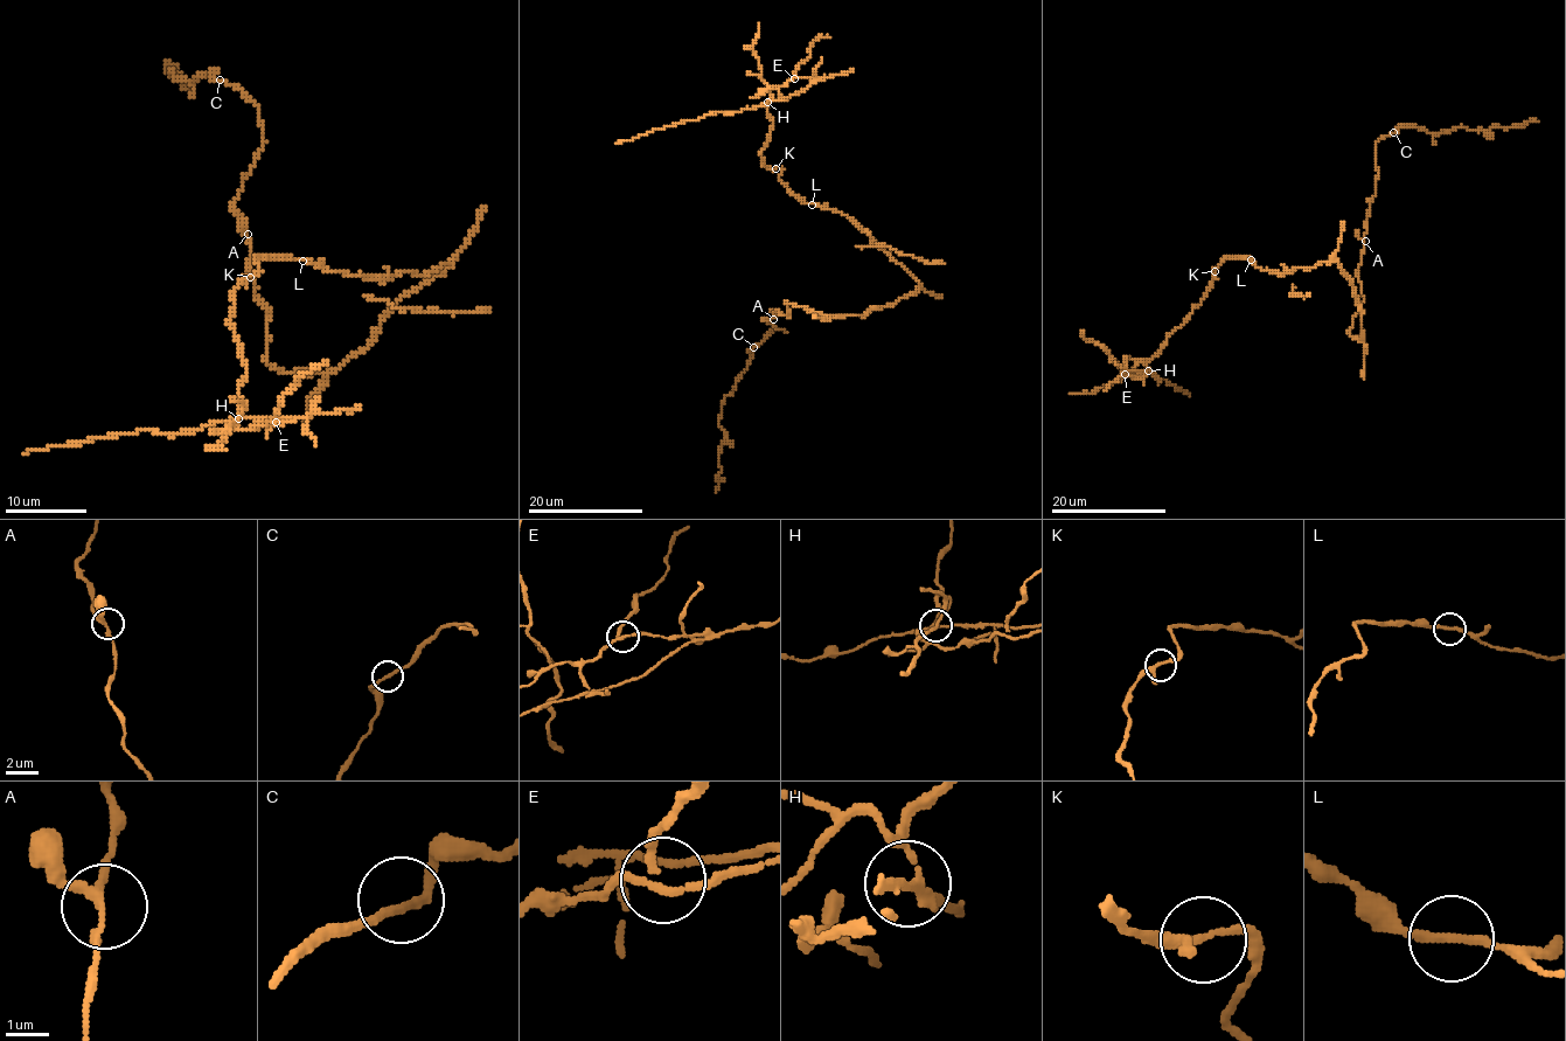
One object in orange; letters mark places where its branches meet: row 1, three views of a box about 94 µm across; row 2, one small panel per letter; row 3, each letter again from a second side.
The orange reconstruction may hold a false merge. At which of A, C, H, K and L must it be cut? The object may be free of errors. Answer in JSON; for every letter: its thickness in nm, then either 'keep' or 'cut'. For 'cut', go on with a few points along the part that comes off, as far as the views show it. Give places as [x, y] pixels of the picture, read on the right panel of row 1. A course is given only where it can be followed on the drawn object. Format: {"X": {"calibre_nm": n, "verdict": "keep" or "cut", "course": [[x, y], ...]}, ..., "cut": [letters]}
{"A": {"calibre_nm": 190, "verdict": "keep"}, "C": {"calibre_nm": 190, "verdict": "keep"}, "H": {"calibre_nm": 180, "verdict": "cut", "course": [[1147, 372], [1134, 379], [1126, 374], [1101, 347], [1083, 335], [1083, 331]]}, "K": {"calibre_nm": 190, "verdict": "keep"}, "L": {"calibre_nm": 200, "verdict": "keep"}, "cut": ["H"]}

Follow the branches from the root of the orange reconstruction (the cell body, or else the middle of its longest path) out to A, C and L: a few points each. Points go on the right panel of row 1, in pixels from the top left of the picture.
A: (1352, 283), (1362, 318), (1361, 338), (1354, 338), (1348, 330), (1363, 299), (1357, 268), (1365, 241)
C: (1352, 283), (1361, 338), (1348, 330), (1363, 299), (1357, 268), (1376, 191), (1375, 145), (1393, 132)
L: (1352, 283), (1335, 261), (1319, 262), (1310, 270), (1287, 270), (1280, 276), (1255, 266), (1251, 259)

